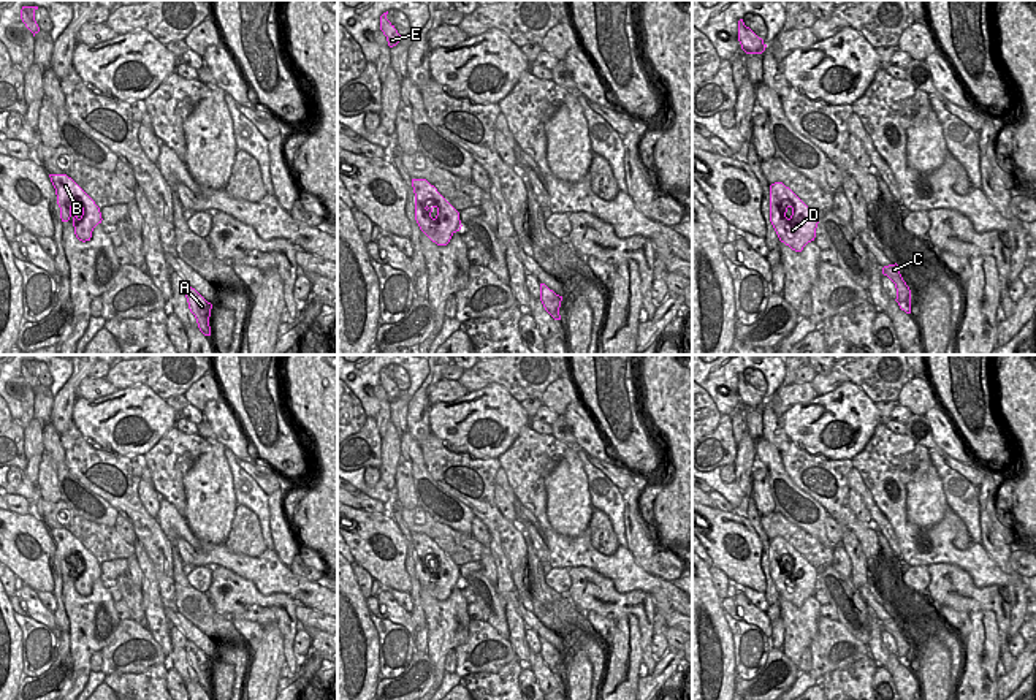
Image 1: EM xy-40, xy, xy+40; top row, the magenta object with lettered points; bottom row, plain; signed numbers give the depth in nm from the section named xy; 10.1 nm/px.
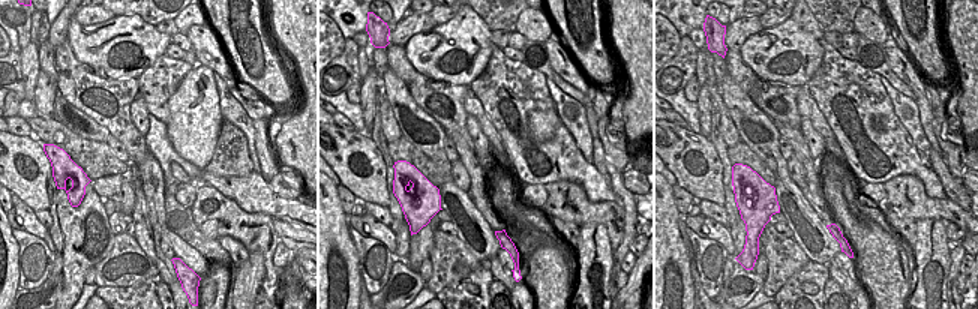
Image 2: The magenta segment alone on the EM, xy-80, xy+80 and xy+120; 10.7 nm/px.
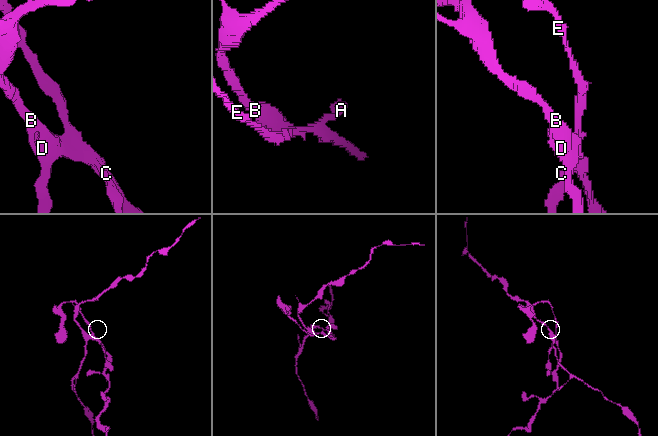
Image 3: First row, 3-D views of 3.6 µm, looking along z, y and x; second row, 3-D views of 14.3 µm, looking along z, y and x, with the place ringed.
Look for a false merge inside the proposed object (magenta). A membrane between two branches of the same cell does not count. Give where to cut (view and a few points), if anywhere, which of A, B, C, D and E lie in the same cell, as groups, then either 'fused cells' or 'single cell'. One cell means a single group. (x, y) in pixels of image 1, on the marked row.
xy+40 (807, 206), (800, 217), (800, 228), (805, 233), (815, 235) | A C E / B D | fused cells

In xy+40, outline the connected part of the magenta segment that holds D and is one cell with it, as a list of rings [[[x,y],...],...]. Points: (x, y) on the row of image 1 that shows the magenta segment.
[[[783,182],[770,185],[770,222],[779,241],[795,252],[802,252],[816,238],[800,230],[800,217],[806,209],[809,207]]]

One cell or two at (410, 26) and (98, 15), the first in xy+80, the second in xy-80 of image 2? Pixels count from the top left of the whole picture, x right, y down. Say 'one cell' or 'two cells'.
one cell

